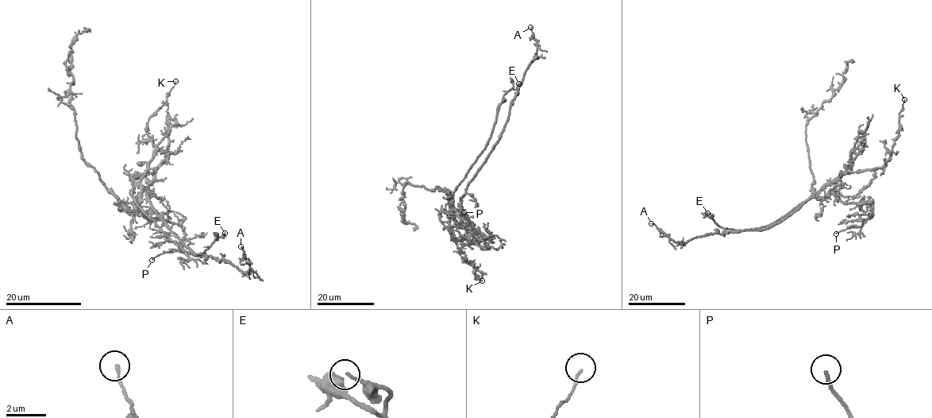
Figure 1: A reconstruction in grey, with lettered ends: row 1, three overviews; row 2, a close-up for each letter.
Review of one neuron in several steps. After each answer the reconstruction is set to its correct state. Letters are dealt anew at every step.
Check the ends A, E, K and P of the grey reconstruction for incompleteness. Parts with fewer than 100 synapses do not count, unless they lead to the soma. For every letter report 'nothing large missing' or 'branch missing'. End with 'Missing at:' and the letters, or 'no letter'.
A: nothing large missing
E: nothing large missing
K: nothing large missing
P: branch missing
Missing at: P

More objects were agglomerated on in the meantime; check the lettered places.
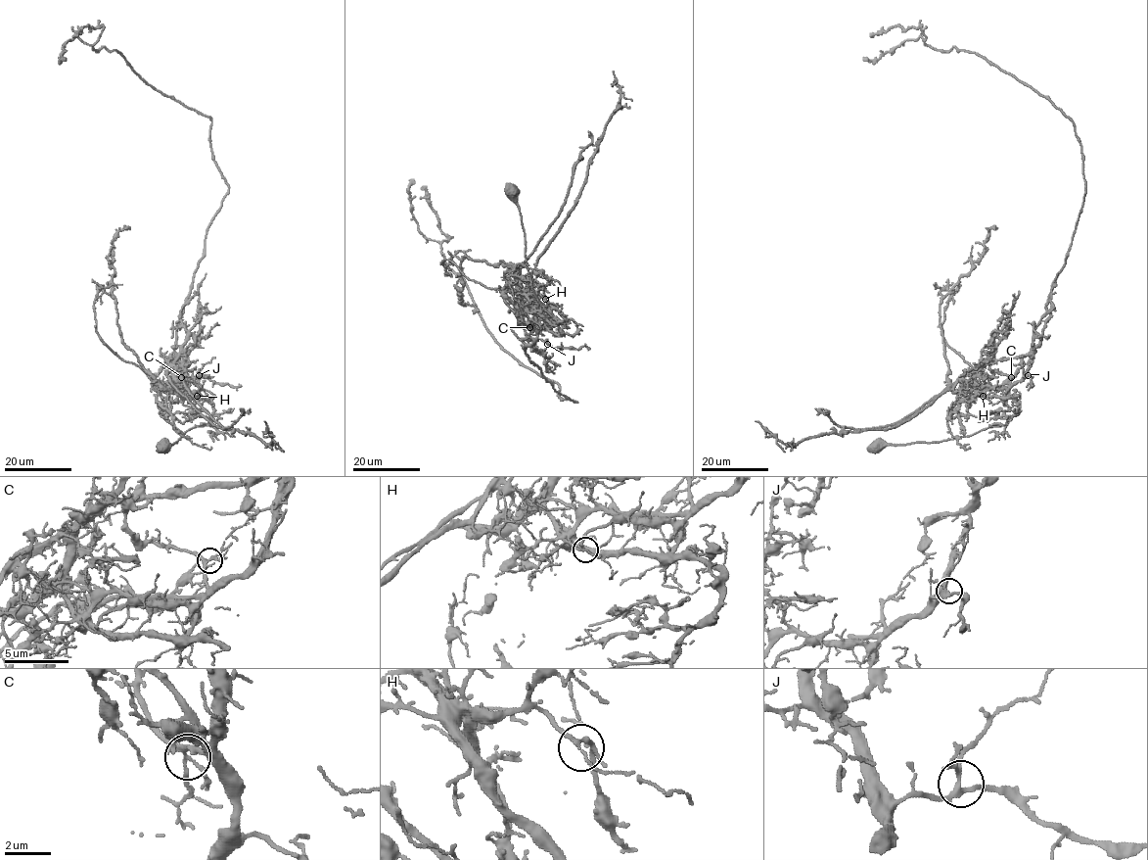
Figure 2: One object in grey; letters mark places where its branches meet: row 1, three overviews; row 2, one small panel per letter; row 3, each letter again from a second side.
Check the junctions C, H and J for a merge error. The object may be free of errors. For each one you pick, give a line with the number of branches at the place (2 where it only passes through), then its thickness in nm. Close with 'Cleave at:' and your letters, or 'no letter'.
C: Branches: 4. Thickness 190 nm
Cleave at: C

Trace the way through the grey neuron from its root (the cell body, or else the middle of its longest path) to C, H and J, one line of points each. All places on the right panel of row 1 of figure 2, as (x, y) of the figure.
C: (878, 447), (941, 442), (1004, 425), (1019, 407), (1017, 401), (1006, 399), (1012, 377)
H: (878, 447), (971, 436), (1004, 425), (1018, 410), (1019, 403), (1013, 399), (983, 396)
J: (878, 447), (941, 442), (1004, 425), (1019, 407), (1017, 401), (1006, 399), (1006, 395), (1028, 375)

